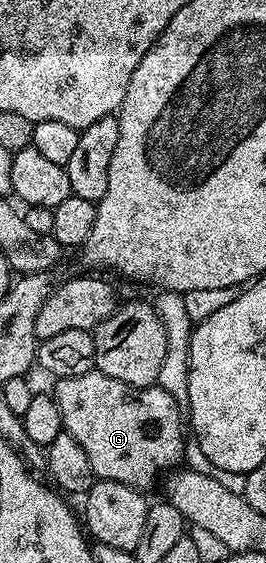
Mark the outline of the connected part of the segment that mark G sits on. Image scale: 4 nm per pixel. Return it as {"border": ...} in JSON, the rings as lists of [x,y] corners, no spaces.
{"border":[[[94,370],[85,373],[81,377],[65,377],[64,379],[56,379],[53,394],[57,405],[61,409],[61,421],[63,422],[63,429],[68,431],[72,437],[81,445],[81,449],[85,449],[85,454],[89,457],[89,465],[93,465],[93,473],[96,480],[108,479],[109,481],[117,481],[124,483],[136,489],[148,489],[155,483],[155,478],[159,474],[170,472],[172,469],[178,468],[184,462],[184,446],[185,438],[183,439],[183,427],[185,431],[185,419],[179,416],[179,409],[181,411],[181,403],[174,399],[165,388],[161,386],[153,387],[134,387],[125,381],[117,381],[113,377],[109,377],[105,373]]]}

